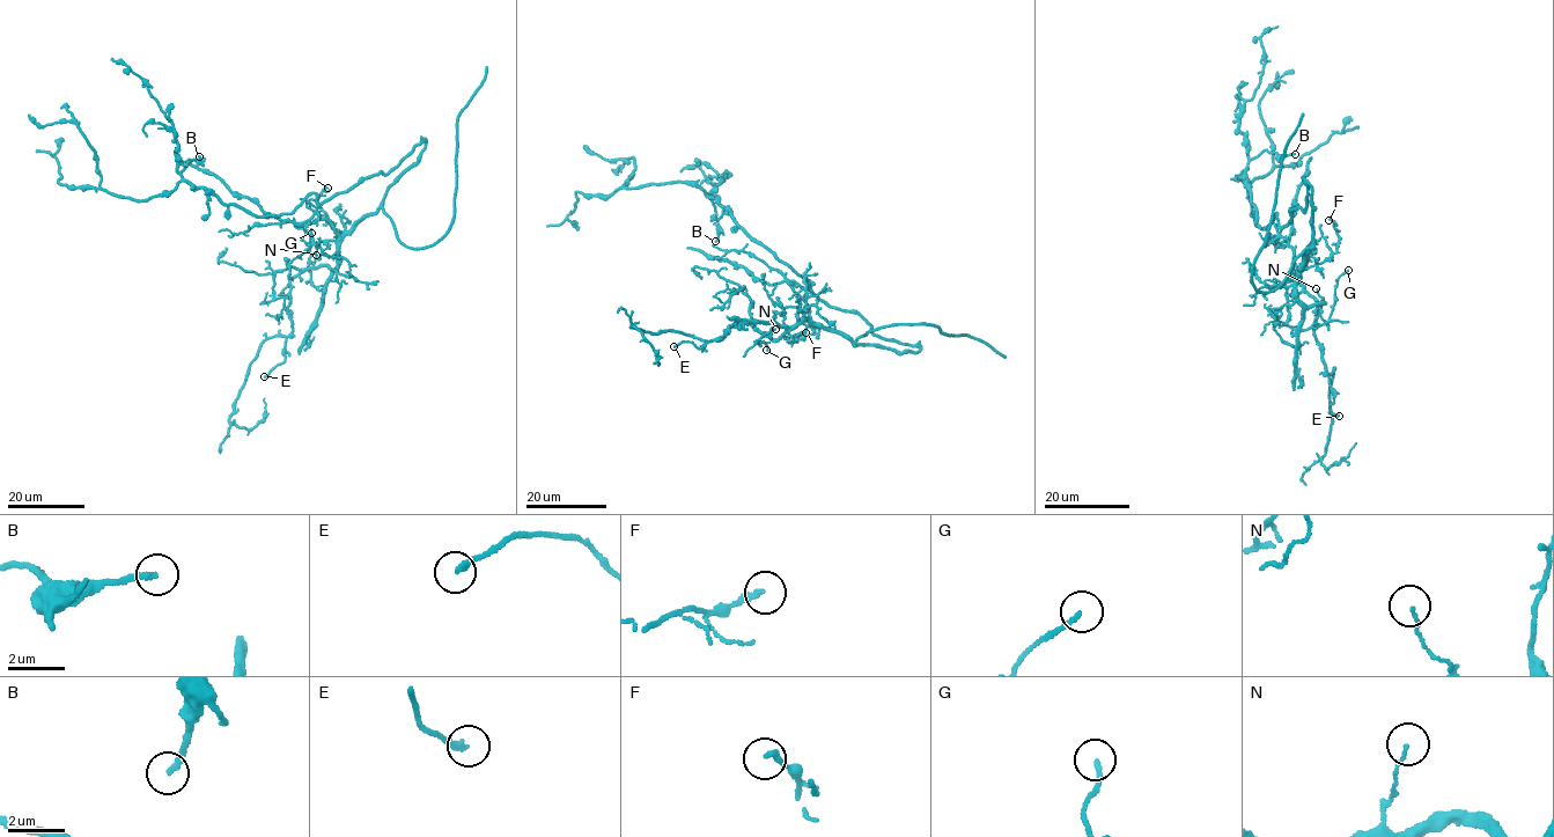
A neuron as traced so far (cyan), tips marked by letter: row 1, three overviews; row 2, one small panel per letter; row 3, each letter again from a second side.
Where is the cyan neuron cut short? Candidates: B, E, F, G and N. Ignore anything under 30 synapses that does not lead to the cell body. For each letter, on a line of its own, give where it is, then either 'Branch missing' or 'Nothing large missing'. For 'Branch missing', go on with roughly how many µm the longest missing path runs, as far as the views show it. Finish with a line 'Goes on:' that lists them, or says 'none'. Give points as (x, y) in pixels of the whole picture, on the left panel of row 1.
B: Place: (199, 156). Nothing large missing
E: Place: (264, 376). Nothing large missing
F: Place: (328, 188). Nothing large missing
G: Place: (311, 233). Nothing large missing
N: Place: (316, 255). Nothing large missing
Goes on: none

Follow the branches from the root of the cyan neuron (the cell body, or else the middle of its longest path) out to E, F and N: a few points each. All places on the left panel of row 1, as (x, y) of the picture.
E: (318, 204), (319, 217), (339, 236), (338, 263), (306, 268), (289, 280), (293, 331), (285, 360), (264, 376)
F: (318, 204), (316, 211), (319, 217), (330, 222), (340, 236), (318, 205), (319, 193), (328, 188)
N: (318, 204), (316, 211), (319, 217), (330, 222), (339, 236), (338, 263), (334, 269), (315, 268), (316, 255)

